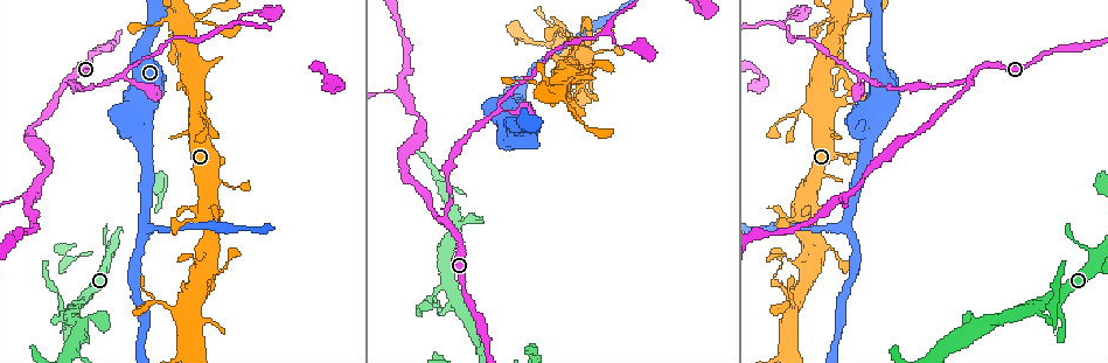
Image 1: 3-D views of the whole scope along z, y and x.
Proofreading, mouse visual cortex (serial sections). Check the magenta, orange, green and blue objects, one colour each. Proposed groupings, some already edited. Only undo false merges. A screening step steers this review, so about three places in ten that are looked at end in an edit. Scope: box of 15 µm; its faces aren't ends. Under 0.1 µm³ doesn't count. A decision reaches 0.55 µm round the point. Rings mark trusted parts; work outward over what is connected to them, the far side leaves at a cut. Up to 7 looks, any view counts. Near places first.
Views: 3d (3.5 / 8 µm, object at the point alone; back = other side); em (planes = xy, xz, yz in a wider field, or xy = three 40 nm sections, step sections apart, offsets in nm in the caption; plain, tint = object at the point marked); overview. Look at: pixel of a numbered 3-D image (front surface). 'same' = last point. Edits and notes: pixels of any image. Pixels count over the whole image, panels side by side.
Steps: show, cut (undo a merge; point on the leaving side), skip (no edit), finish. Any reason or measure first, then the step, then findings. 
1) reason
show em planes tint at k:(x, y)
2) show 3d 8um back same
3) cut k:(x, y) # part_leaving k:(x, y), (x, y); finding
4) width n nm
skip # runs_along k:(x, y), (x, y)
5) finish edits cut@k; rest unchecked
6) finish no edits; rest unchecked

calibre changes
show 3d 3.5um back at 1:(799, 111)

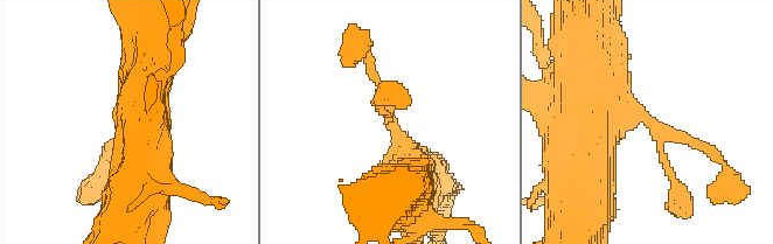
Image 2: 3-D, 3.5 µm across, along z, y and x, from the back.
show em xy step 5 tint at 2:(653, 123)

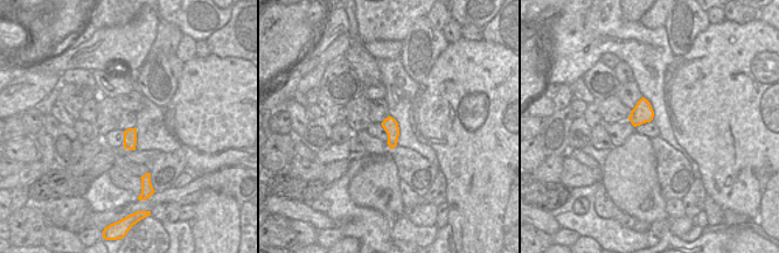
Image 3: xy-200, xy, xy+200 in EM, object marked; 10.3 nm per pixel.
skip # one cell here

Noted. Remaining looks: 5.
side arm on a straight run
show 3d 8um at 1:(72, 80)

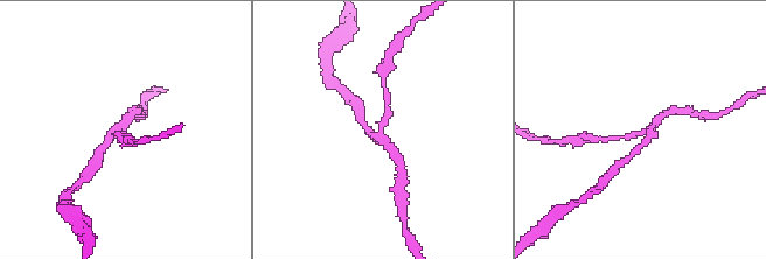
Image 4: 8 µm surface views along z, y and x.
show em xy step 2 tint at 4:(648, 130)

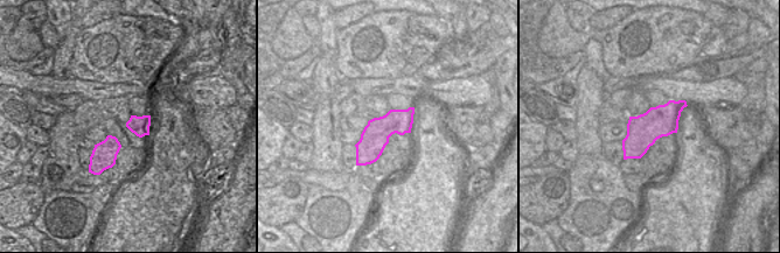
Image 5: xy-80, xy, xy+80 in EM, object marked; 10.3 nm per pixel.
skip # one cell here

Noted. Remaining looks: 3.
a narrow waist
show 3d 3.5um at 1:(433, 304)

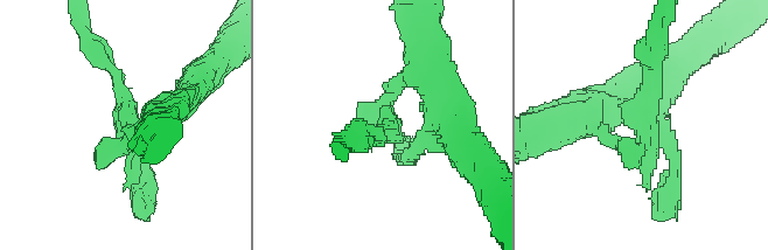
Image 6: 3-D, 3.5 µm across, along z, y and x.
now the EM
show em planes tint at 6:(645, 146)

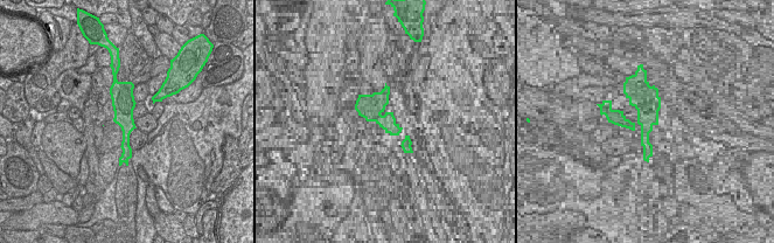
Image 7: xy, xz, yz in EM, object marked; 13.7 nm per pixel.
show em xy step 3 tint same

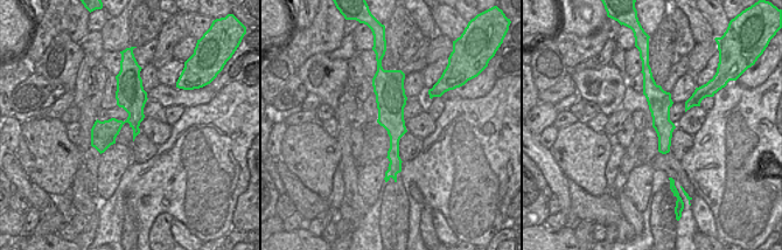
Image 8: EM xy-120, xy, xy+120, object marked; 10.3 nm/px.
width 300 nm
skip # runs_along 8:(384, 74), (393, 123), (393, 174); continuous, no second cell

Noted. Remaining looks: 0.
finish no edits; rest unchecked

